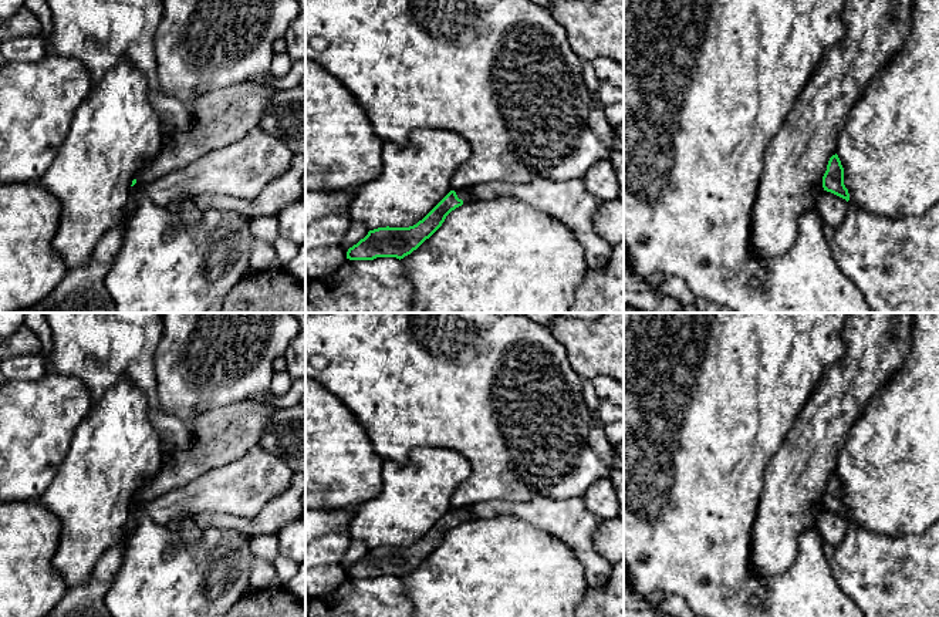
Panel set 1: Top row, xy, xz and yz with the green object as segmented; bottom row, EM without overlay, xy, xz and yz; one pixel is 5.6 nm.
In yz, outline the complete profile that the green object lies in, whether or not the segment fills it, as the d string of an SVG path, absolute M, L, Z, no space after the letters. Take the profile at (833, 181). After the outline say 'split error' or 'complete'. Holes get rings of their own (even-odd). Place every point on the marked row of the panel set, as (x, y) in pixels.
M837 154L828 161L827 171L823 176L823 188L847 202L850 200L848 189L844 185L844 168Z; complete

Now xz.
M469 189L450 191L422 220L409 227L378 227L348 249L349 260L374 260L376 257L403 259L429 239L445 222L446 216L473 202Z; split error

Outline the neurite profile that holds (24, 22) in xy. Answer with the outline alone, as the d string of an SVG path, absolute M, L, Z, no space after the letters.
M24 6L0 24L0 44L14 37L40 36L41 30L43 26L38 17Z

